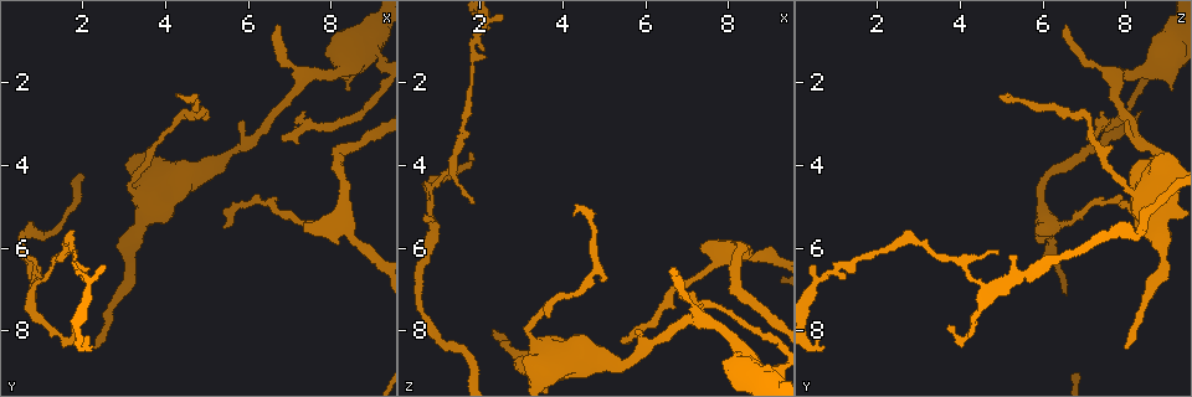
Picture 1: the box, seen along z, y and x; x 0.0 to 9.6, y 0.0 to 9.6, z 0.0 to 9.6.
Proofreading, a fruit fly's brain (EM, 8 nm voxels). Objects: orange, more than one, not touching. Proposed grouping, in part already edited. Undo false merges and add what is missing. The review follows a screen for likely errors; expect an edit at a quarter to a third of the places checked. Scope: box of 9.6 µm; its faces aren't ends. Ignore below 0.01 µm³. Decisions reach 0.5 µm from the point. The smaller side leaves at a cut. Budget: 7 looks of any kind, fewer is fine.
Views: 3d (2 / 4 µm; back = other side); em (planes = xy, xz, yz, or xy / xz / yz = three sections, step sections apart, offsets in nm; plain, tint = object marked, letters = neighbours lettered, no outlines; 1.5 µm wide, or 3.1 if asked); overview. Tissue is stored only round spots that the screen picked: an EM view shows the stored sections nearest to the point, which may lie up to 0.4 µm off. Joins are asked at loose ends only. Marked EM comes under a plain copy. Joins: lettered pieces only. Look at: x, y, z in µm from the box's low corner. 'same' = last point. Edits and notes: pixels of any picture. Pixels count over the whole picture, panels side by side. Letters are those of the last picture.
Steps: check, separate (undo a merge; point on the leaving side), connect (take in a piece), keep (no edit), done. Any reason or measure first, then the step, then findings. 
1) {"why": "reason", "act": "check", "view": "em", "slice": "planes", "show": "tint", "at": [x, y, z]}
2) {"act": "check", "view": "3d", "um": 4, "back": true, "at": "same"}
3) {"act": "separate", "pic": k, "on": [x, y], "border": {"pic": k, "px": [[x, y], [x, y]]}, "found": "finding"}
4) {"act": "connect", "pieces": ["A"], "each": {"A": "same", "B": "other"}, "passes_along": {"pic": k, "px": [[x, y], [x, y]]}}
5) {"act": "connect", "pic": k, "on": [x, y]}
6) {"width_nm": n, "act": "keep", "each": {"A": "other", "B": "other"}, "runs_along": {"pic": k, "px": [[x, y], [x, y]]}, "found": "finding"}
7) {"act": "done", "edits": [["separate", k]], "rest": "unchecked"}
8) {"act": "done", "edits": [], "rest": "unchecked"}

{"why": "branch stops here", "act": "check", "view": "em", "slice": "xy", "step": 8, "show": "tint", "at": [6.70, 0.60, 6.50]}

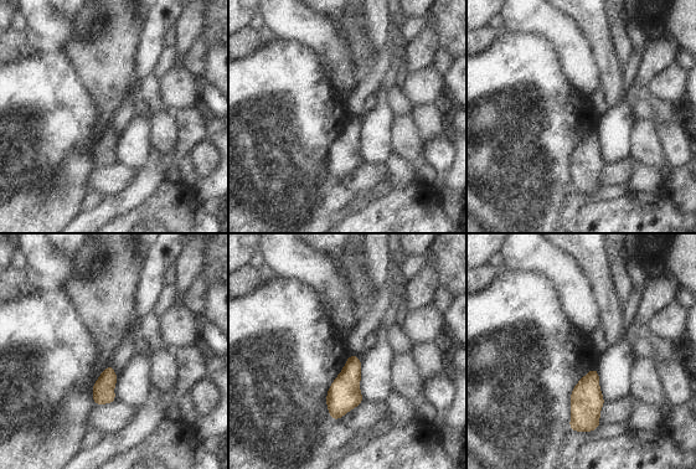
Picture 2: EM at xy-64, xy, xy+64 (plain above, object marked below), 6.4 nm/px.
{"why": "another direction", "act": "check", "view": "em", "slice": "planes", "show": "letters", "at": "same"}

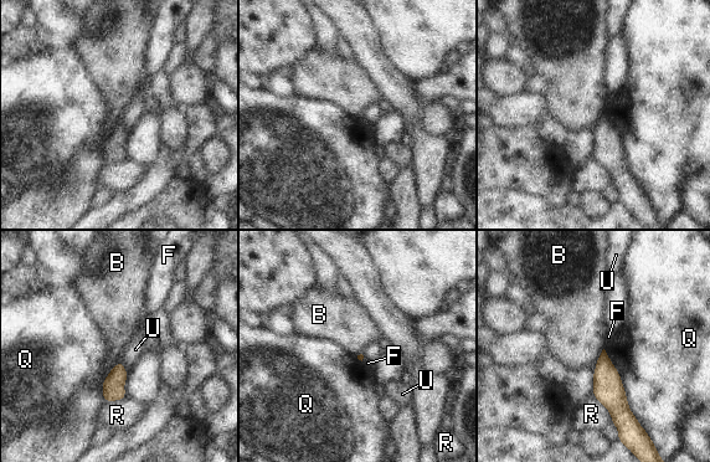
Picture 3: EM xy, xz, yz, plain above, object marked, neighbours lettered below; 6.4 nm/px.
{"act": "keep", "each": {"B": "other", "F": "other", "Q": "other", "R": "other", "U": "other"}, "border": {"pic": 3, "px": [[121, 359], [103, 380], [103, 400]]}, "found": "none of them fits"}

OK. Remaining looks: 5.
{"why": "tapers out", "act": "check", "view": "em", "slice": "planes", "show": "letters", "at": [1.85, 7.95, 3.70]}

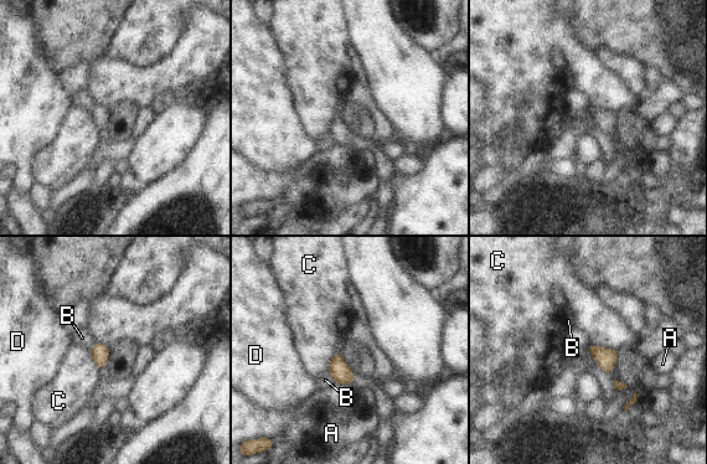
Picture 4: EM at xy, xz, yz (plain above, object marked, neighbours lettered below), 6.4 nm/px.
{"act": "keep", "each": {"A": "other", "B": "other", "C": "other", "D": "other"}, "border": {"pic": 4, "px": [[591, 344], [618, 350]]}, "found": "no lettered piece goes on from it"}

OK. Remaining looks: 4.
{"why": "branch stops here", "act": "check", "view": "3d", "um": 4, "at": [1.85, 6.05, 4.95]}

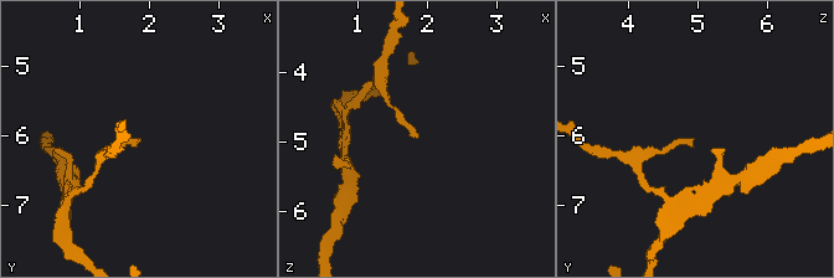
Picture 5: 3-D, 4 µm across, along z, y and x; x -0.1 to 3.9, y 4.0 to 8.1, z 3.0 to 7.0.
{"why": "now the EM", "act": "check", "view": "em", "slice": "xz", "step": 8, "show": "tint", "at": [1.90, 6.05, 4.90]}

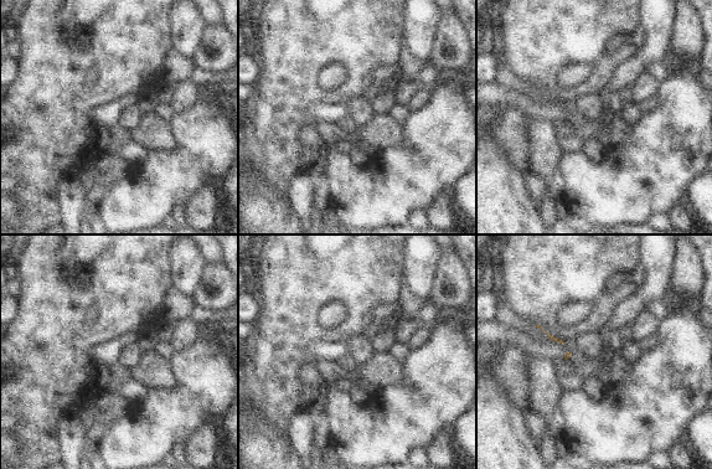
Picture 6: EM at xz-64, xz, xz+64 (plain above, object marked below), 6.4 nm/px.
{"why": "cut it another way", "act": "check", "view": "em", "slice": "planes", "show": "letters", "at": "same"}

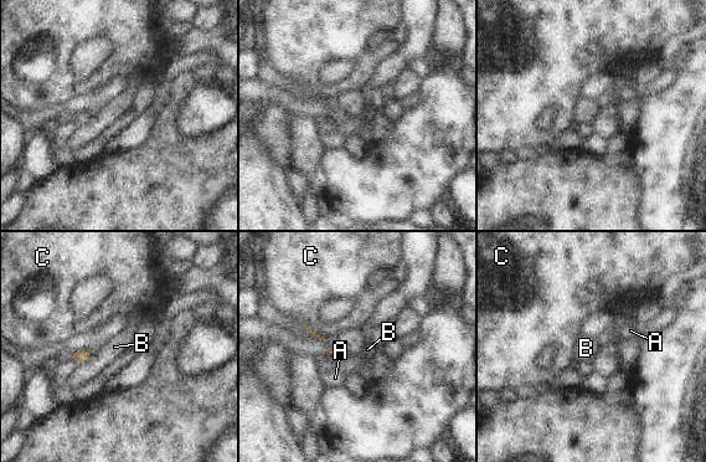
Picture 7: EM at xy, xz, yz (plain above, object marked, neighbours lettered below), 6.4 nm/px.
{"longest_contact_nm": ["C", 220], "act": "keep", "each": {"A": "other", "B": "other", "C": "other"}, "border": {"pic": 7, "px": [[93, 352], [77, 366]]}, "found": "no lettered piece goes on from it"}

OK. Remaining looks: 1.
{"act": "done", "edits": [], "rest": "unchecked"}

